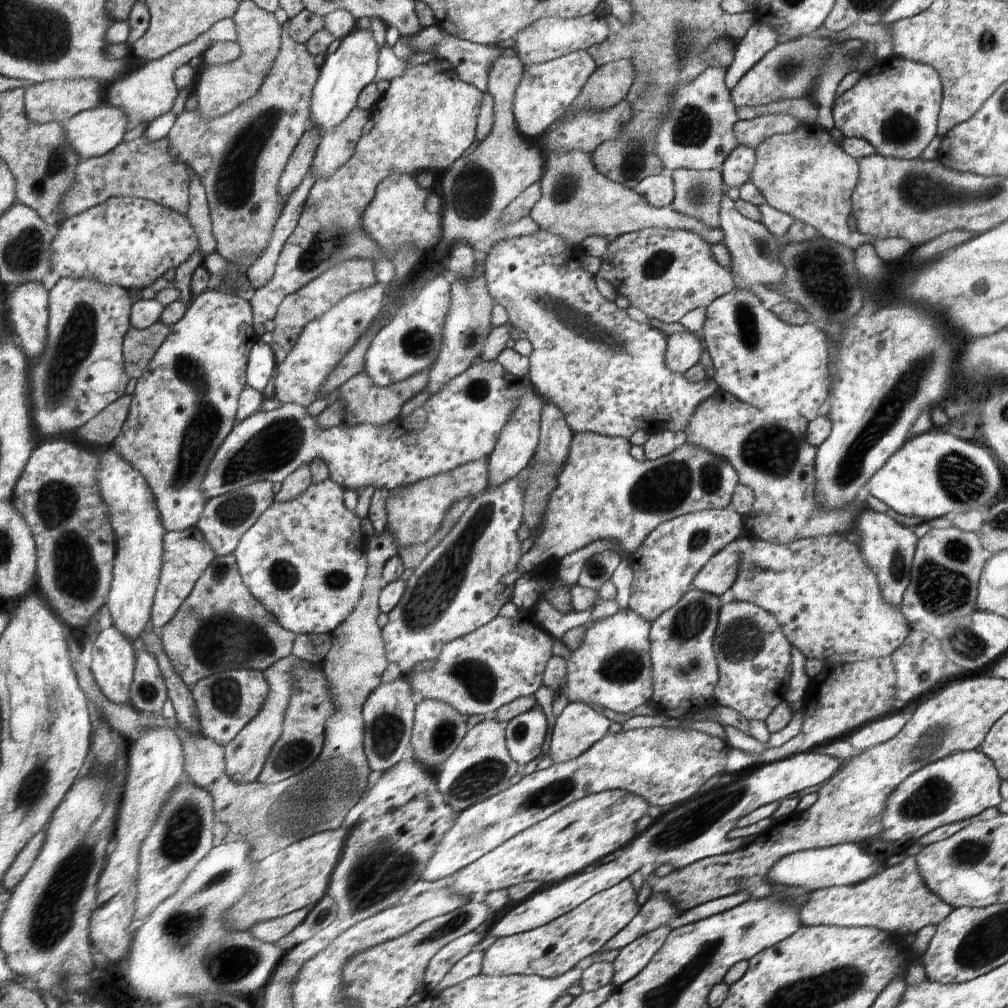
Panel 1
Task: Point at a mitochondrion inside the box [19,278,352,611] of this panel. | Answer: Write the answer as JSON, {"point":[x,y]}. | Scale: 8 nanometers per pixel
{"point":[76,569]}

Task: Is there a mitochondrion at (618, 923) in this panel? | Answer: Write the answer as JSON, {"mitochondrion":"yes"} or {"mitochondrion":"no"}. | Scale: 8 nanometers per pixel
{"mitochondrion":"no"}

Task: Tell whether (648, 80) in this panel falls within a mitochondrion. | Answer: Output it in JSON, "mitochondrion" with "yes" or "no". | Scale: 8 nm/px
{"mitochondrion":"yes"}

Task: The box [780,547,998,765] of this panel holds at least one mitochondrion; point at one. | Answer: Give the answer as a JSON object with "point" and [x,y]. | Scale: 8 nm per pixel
{"point":[968,645]}

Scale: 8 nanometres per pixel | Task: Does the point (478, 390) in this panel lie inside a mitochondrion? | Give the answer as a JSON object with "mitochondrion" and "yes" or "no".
{"mitochondrion":"yes"}

